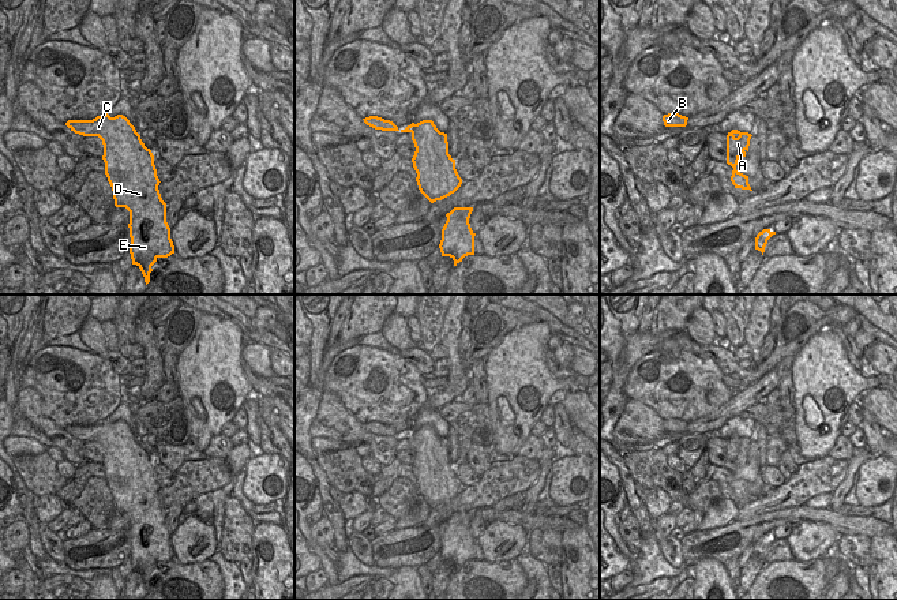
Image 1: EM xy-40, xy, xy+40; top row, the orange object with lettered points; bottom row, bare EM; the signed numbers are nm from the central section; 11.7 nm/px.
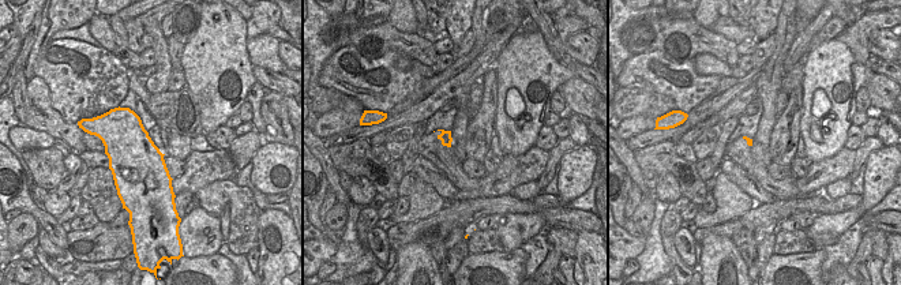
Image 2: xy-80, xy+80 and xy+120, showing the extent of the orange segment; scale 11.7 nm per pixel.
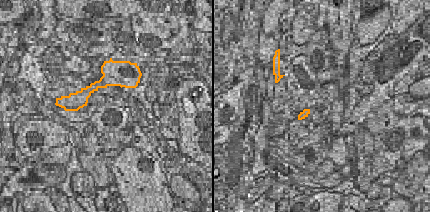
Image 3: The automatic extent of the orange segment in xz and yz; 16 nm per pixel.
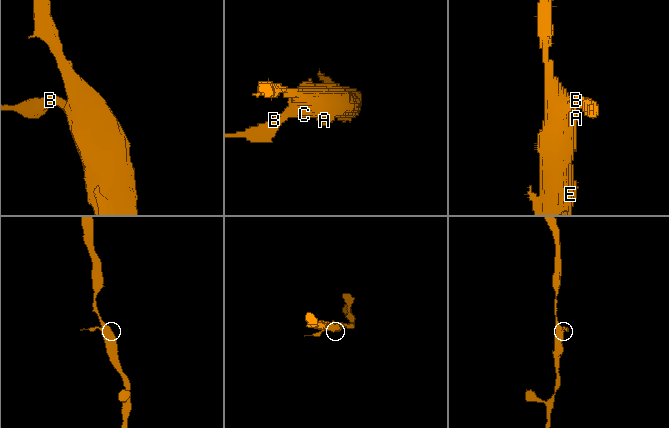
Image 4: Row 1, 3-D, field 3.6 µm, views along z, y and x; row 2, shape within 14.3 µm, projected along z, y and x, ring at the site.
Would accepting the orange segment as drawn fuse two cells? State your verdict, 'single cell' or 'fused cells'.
single cell

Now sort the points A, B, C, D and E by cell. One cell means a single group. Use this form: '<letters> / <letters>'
A B C D E

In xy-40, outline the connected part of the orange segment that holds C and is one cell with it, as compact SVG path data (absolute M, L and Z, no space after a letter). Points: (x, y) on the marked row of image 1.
M123 115L68 120L65 125L75 134L102 140L105 175L113 191L115 206L130 211L132 265L140 269L147 285L157 259L174 254L151 150Z

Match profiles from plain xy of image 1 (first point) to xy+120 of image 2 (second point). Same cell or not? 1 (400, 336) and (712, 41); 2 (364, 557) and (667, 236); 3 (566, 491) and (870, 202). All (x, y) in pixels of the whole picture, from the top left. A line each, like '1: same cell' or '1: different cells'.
1: different cells
2: different cells
3: same cell

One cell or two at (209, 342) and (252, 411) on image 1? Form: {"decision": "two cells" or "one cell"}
{"decision": "two cells"}

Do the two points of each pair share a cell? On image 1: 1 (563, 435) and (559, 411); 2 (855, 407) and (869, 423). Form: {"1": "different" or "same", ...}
{"1": "same", "2": "different"}

